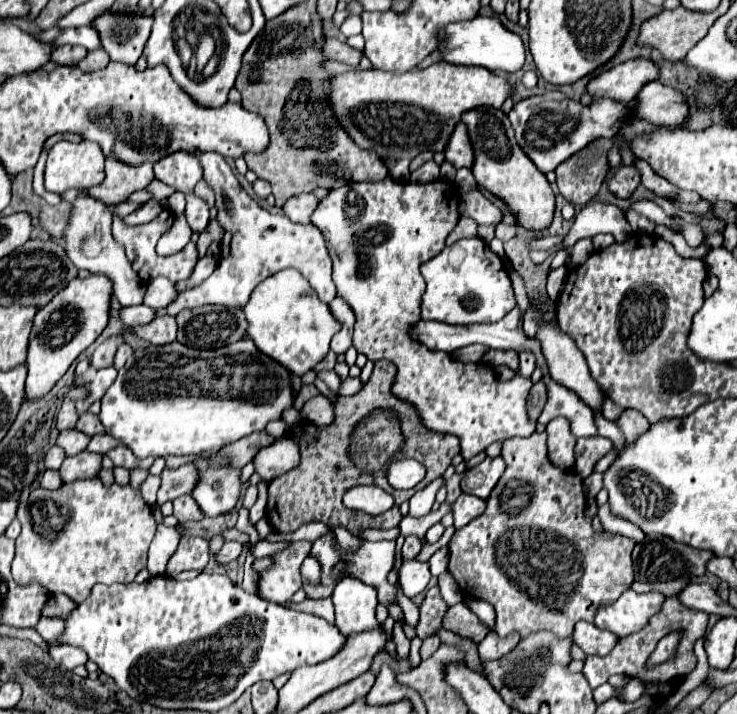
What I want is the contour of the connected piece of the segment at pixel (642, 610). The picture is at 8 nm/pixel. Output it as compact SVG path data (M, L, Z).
M635 590L623 592L613 604L599 606L593 624L614 633L618 638L638 632L647 624L651 614L659 612L665 596L659 592L637 594Z

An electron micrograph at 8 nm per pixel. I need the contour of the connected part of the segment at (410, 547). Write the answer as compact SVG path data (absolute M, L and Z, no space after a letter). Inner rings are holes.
M407 536L405 542L403 542L403 548L401 548L403 558L415 558L417 552L421 552L421 548L423 548L421 538L417 538L417 536Z

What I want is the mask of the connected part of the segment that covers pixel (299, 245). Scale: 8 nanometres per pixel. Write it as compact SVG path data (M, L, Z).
M207 152L197 154L197 158L203 168L203 178L215 190L215 206L219 210L217 220L225 228L225 236L221 240L221 256L217 270L203 284L181 292L177 300L167 306L167 314L177 316L183 308L191 310L203 304L243 308L259 282L285 268L297 268L309 280L319 298L329 304L337 295L337 291L332 280L332 260L321 232L313 224L293 224L283 214L273 216L267 210L259 208L257 202L241 188L235 174L231 172L231 166L221 154Z

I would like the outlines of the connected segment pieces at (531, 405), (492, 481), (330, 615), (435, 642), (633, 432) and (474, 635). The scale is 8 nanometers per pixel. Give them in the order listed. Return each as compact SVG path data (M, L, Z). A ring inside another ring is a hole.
M539 380L537 384L533 384L531 388L531 394L529 394L529 400L527 400L527 410L529 410L529 418L535 422L543 410L547 402L547 386L543 380Z
M501 456L485 458L479 466L465 470L465 474L461 478L461 492L473 494L473 496L485 500L489 496L489 492L493 490L493 486L497 484L497 480L501 478L503 470L505 470L505 462Z
M325 598L325 600L303 600L299 604L293 604L289 602L289 608L297 610L297 612L307 612L307 614L313 614L313 616L319 616L327 622L335 622L335 612L333 612L333 604L331 604L331 598Z
M433 636L433 638L423 640L423 646L421 646L421 658L427 660L439 646L441 646L441 638L439 638L439 636Z
M625 410L623 416L617 420L617 426L625 434L627 442L635 442L635 438L639 438L643 434L643 430L647 430L649 422L637 410Z
M465 604L451 606L443 626L461 638L469 638L475 644L479 644L489 634L489 628Z

